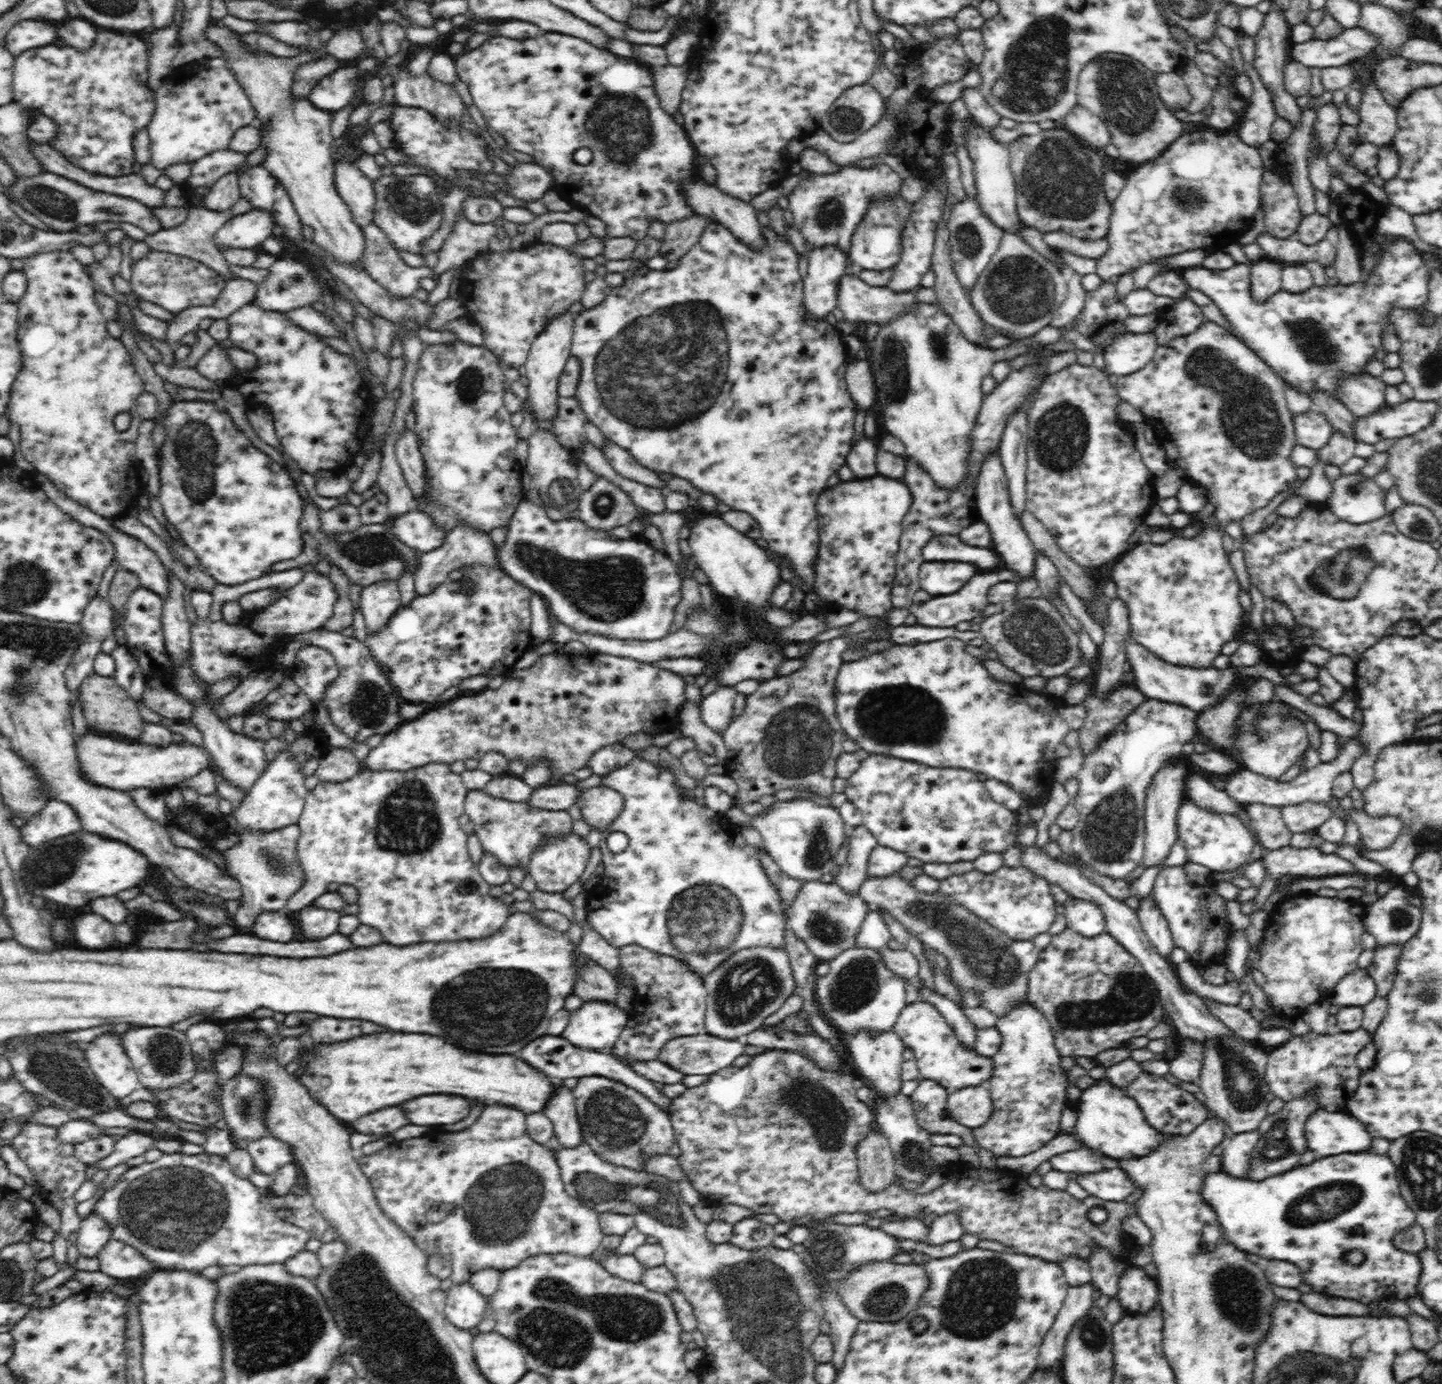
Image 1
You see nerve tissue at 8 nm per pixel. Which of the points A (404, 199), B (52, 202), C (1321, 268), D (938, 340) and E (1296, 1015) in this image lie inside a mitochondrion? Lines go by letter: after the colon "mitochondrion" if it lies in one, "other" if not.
A: mitochondrion
B: mitochondrion
C: other
D: mitochondrion
E: other

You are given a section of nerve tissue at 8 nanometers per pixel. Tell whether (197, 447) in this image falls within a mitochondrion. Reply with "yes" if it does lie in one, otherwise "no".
yes

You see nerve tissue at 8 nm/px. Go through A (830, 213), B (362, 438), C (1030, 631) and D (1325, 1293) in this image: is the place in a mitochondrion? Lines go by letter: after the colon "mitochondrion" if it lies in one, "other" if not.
A: mitochondrion
B: other
C: mitochondrion
D: other

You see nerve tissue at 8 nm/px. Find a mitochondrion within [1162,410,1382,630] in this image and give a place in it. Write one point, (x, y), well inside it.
(1343, 574)

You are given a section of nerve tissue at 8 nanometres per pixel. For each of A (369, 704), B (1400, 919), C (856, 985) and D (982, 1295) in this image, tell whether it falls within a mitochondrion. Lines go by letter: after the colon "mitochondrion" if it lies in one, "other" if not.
A: mitochondrion
B: mitochondrion
C: mitochondrion
D: mitochondrion

